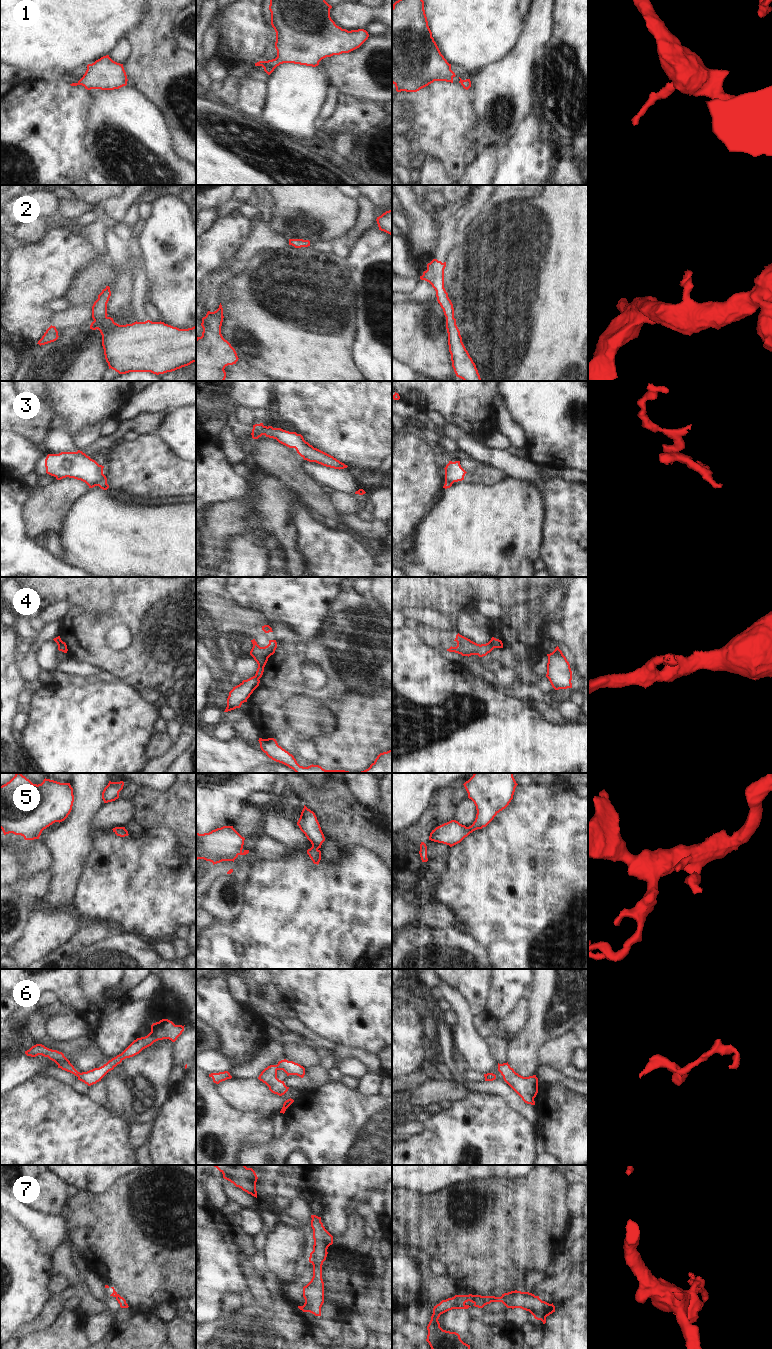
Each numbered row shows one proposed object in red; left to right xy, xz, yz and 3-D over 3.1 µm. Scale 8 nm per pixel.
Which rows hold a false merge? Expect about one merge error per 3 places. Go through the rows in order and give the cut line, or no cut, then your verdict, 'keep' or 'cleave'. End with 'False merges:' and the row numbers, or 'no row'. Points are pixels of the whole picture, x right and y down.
1: cut none; keep
2: cut none; keep
3: cut none; keep
4: cut yz (489, 641), (494, 647); cleave
5: cut none; keep
6: cut none; keep
7: cut none; keep
False merges: 4

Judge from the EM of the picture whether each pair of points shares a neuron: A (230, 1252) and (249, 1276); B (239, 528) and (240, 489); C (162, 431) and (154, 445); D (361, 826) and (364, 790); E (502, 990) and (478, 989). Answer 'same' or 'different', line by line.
A: different
B: different
C: different
D: different
E: different

